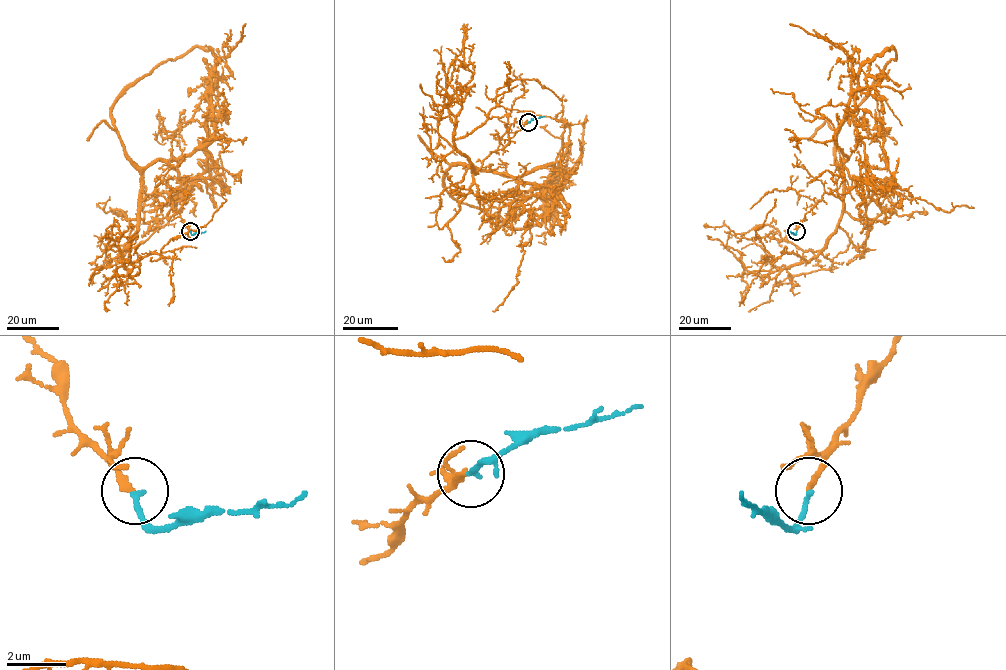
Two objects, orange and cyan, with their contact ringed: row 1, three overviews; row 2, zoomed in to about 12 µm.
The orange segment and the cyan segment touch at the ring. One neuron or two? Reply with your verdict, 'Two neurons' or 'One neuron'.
One neuron

